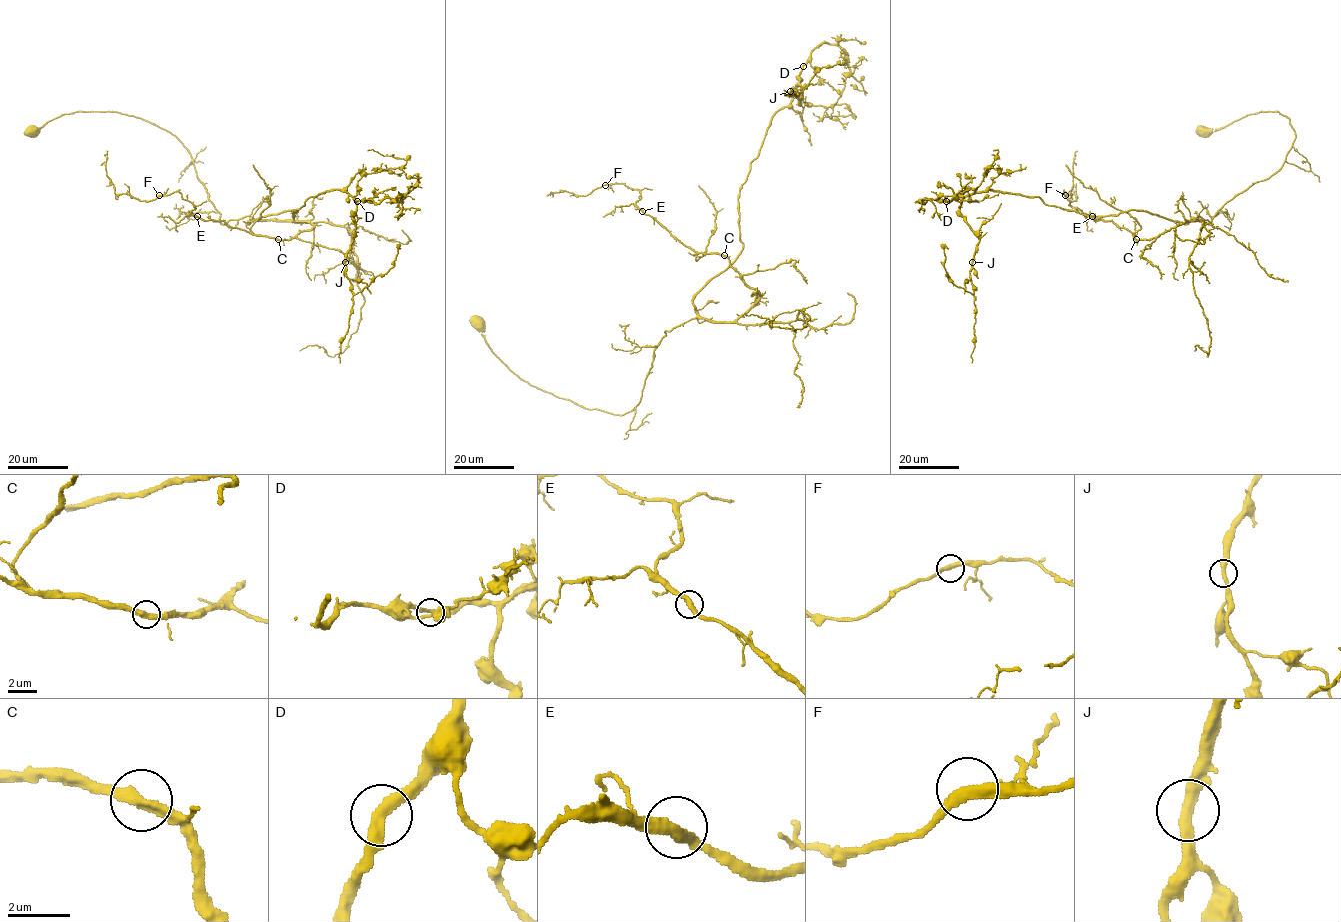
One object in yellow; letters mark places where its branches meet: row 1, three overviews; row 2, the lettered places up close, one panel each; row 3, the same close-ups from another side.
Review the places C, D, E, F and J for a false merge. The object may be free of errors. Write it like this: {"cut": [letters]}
{"cut": []}

